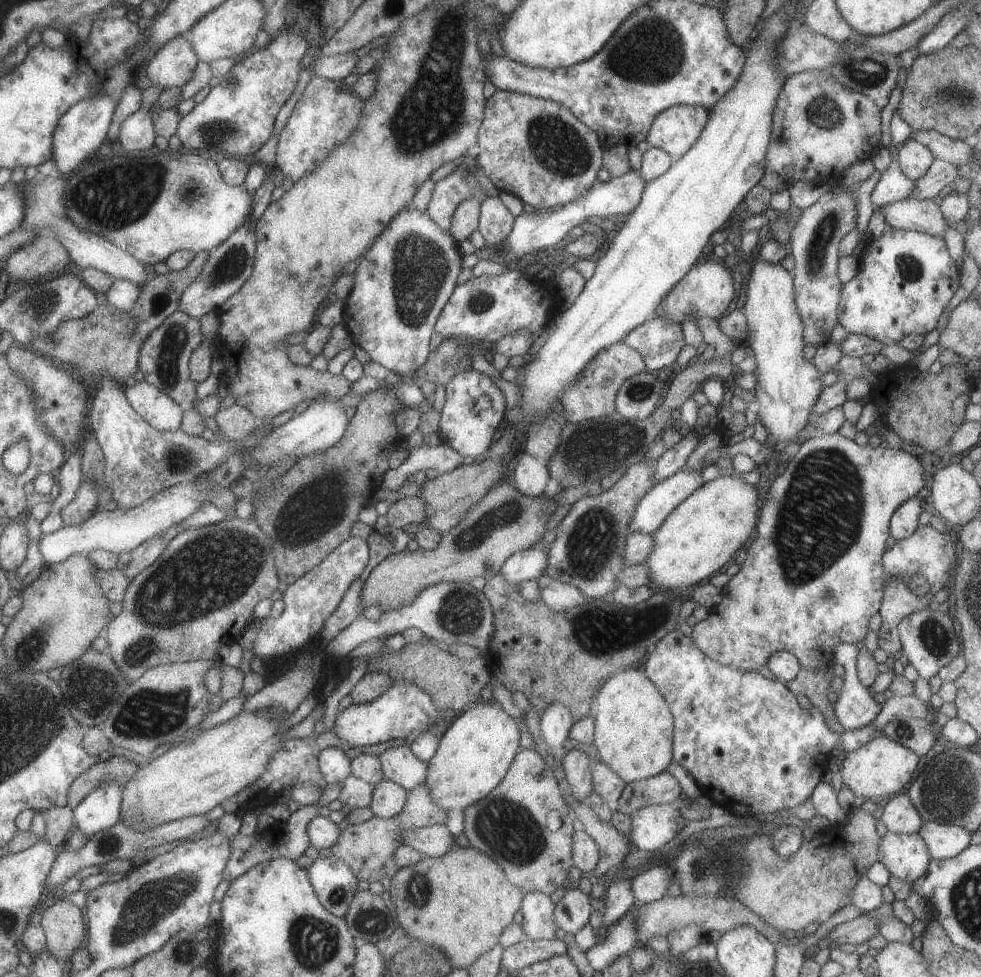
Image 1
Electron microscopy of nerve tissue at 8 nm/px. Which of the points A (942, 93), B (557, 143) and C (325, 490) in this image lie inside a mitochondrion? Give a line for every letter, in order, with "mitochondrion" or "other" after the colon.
A: mitochondrion
B: mitochondrion
C: mitochondrion

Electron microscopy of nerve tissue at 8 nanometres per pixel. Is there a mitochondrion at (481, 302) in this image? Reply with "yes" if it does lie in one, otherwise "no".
yes

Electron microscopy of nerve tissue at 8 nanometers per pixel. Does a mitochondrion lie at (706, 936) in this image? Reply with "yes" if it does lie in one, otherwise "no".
no

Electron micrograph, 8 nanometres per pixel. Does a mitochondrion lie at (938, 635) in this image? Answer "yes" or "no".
yes

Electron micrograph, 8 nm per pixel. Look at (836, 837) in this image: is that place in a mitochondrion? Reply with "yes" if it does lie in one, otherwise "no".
no

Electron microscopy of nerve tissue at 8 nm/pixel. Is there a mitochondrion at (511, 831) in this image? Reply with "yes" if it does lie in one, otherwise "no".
yes

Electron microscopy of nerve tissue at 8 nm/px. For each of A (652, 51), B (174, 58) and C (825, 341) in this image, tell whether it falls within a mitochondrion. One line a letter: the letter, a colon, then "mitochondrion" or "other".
A: mitochondrion
B: other
C: other

